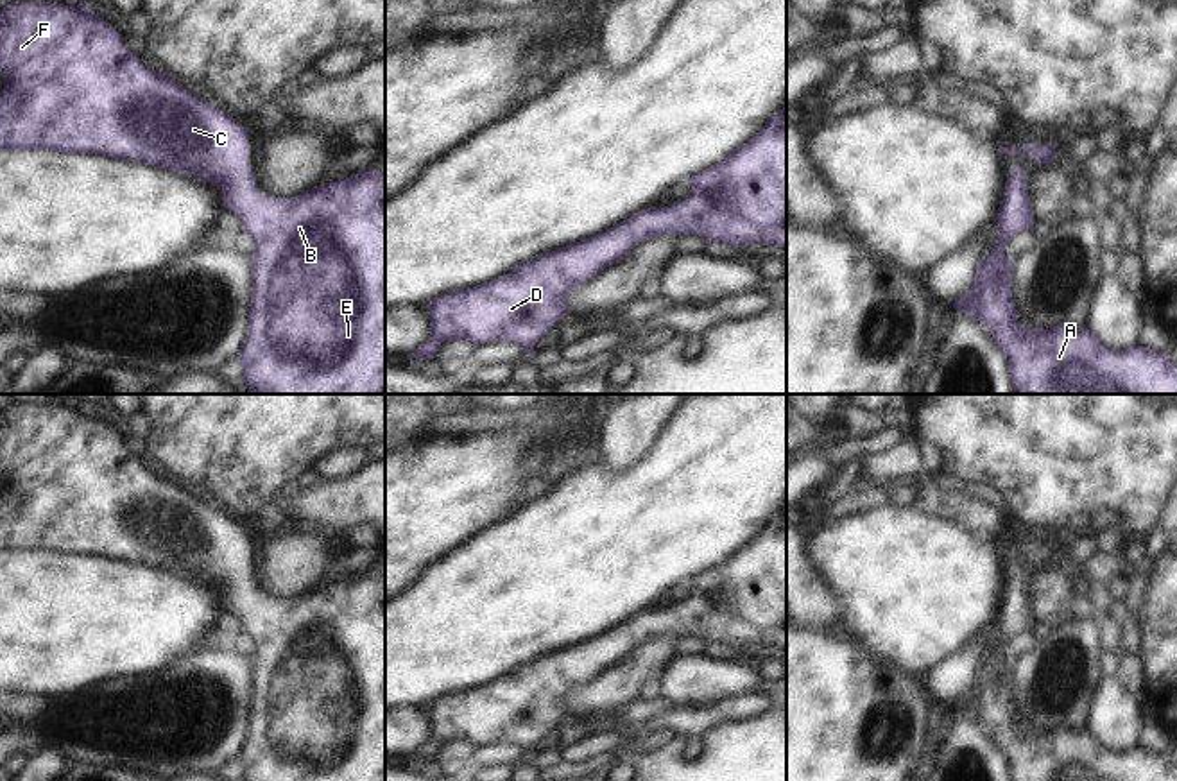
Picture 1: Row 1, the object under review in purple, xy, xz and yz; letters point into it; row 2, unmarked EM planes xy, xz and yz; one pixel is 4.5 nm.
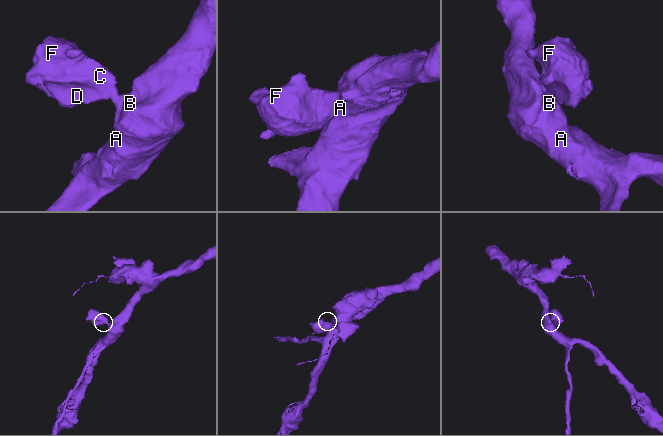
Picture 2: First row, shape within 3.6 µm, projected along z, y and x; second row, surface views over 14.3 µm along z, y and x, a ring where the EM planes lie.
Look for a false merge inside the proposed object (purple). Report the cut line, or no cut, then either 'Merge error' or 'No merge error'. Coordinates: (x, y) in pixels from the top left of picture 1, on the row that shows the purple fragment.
No split. No merge error.

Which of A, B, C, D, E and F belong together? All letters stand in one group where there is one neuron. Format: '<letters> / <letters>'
A B C D E F

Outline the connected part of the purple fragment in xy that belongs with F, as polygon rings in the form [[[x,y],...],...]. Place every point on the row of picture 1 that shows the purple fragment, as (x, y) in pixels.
[[[13,0],[0,9],[0,72],[4,90],[0,91],[0,150],[59,150],[64,154],[99,154],[140,165],[167,168],[183,176],[197,177],[222,192],[222,204],[235,213],[242,231],[254,242],[251,256],[253,296],[249,306],[249,331],[238,351],[244,367],[244,383],[253,394],[380,394],[385,390],[385,174],[374,167],[348,179],[314,186],[296,197],[260,195],[256,176],[245,163],[251,154],[249,134],[236,118],[226,115],[213,104],[193,97],[168,73],[156,73],[147,68],[125,45],[124,38],[91,9],[57,2],[20,2]]]

